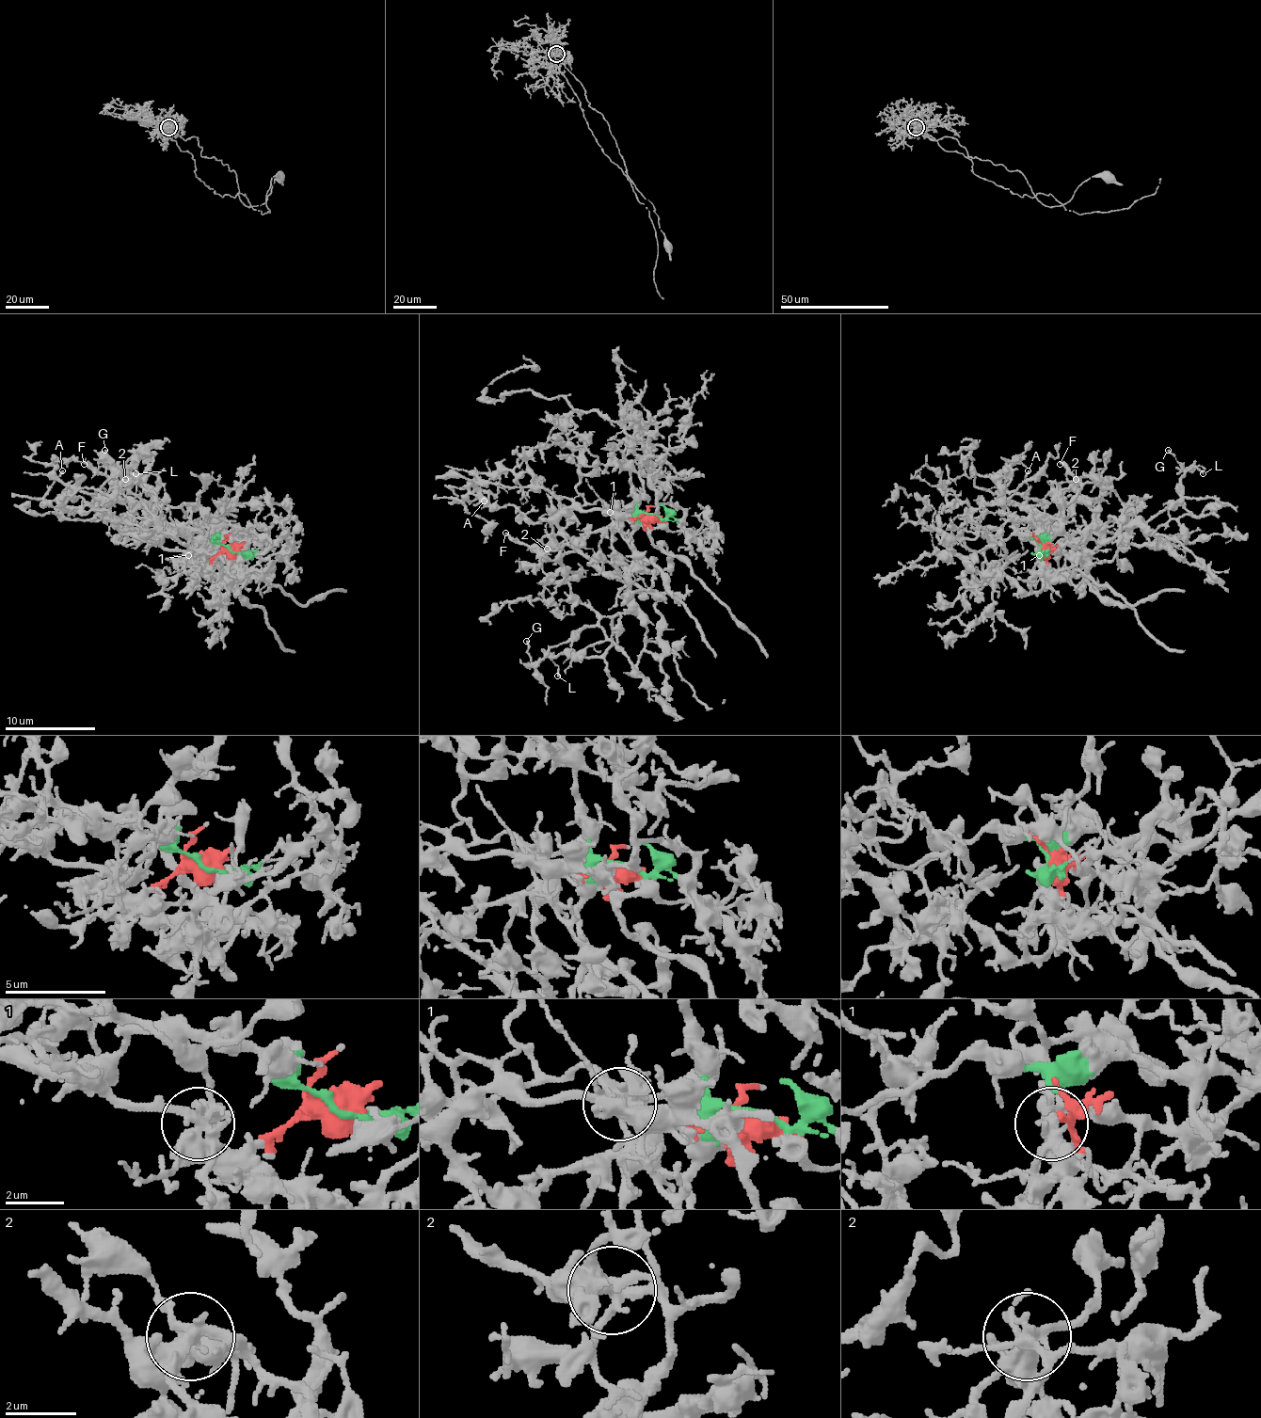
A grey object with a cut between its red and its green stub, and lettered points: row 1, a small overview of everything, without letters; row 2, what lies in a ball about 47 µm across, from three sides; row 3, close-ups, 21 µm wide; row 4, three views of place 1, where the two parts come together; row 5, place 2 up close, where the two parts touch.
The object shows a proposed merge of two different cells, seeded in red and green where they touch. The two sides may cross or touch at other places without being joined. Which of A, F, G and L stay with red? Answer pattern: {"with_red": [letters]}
{"with_red": ["A"]}

